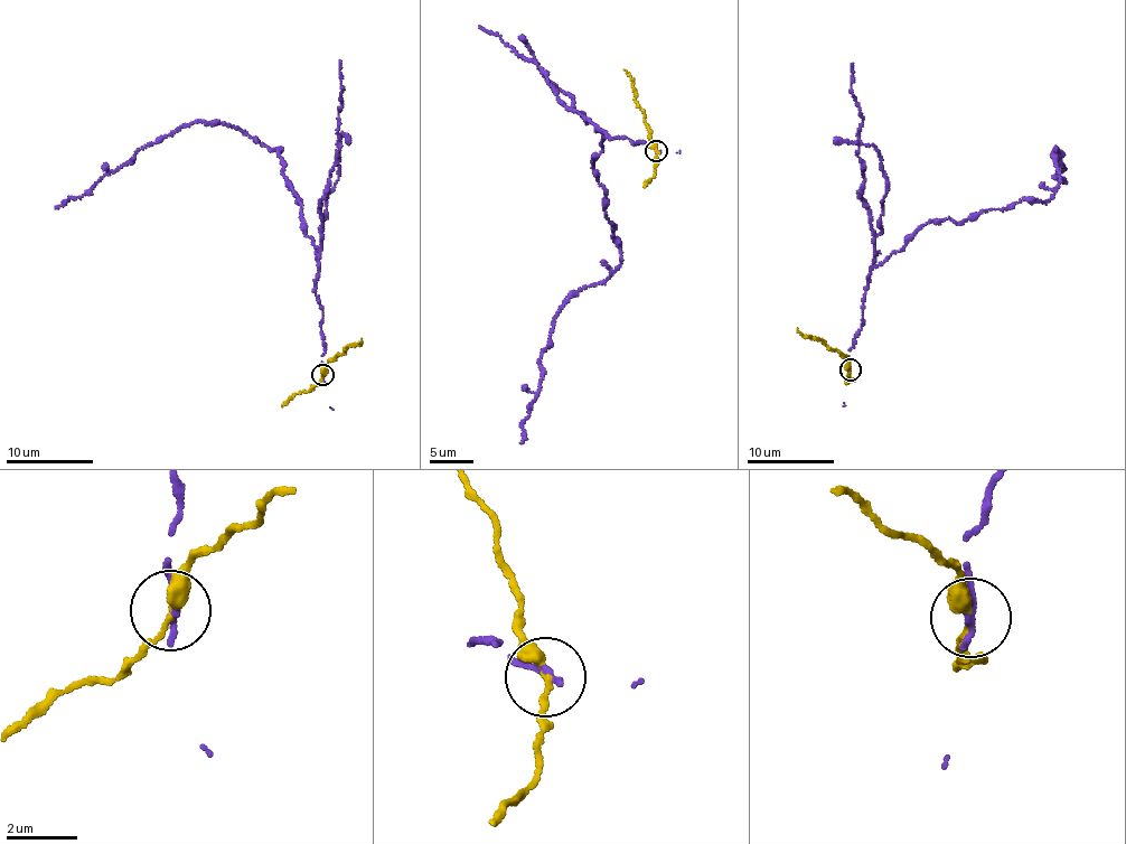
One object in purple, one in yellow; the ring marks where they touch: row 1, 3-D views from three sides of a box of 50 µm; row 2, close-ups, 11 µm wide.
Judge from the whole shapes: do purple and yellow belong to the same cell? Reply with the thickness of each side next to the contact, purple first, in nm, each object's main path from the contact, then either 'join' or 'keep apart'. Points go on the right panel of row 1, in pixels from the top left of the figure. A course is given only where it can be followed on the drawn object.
240 nm thick on the purple side, 240 nm on the other; purple runs (850, 371), (870, 271), (929, 223), (1053, 198), (1054, 147), (1063, 183); yellow runs (850, 371), (845, 357), (819, 339), (806, 337), (797, 328); keep apart

